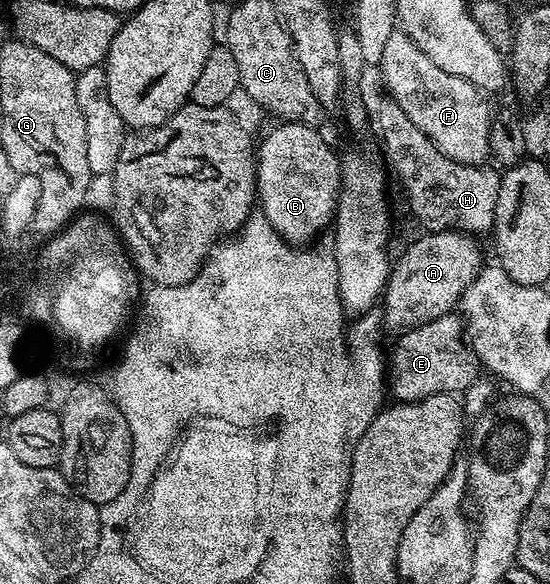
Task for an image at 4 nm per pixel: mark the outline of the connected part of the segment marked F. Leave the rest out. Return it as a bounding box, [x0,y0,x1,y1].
[380,30,492,166]

